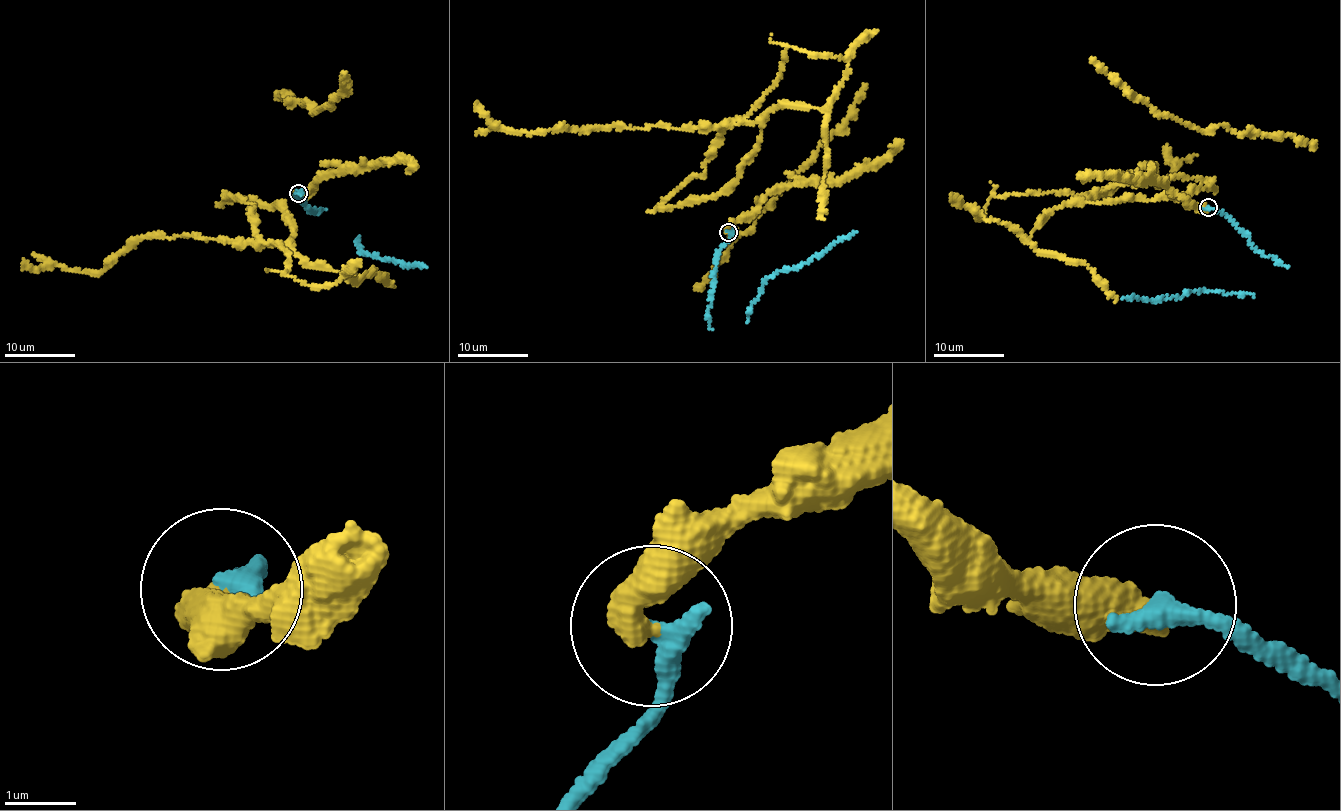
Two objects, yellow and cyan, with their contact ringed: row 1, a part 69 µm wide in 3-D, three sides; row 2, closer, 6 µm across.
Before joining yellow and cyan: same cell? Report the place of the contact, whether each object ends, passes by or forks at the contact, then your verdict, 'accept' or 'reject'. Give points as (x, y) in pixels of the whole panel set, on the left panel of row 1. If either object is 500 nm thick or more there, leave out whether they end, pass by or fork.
(298, 193) | yellow ends | cyan ends | reject

